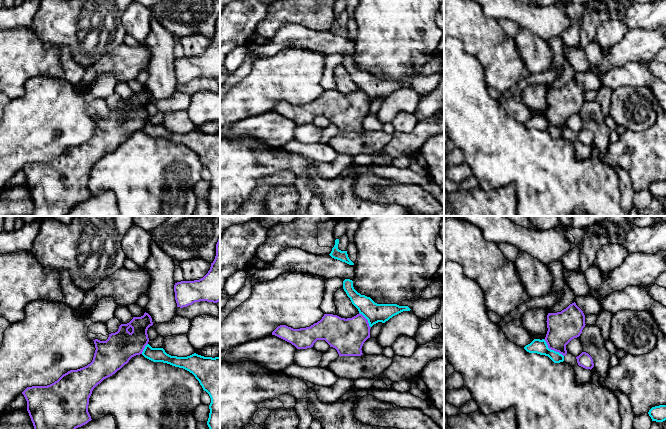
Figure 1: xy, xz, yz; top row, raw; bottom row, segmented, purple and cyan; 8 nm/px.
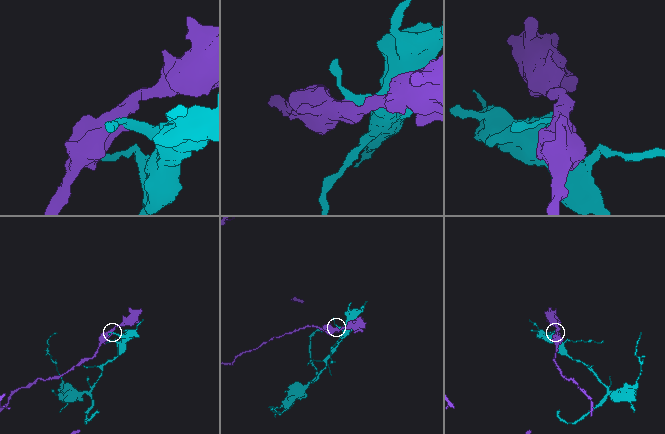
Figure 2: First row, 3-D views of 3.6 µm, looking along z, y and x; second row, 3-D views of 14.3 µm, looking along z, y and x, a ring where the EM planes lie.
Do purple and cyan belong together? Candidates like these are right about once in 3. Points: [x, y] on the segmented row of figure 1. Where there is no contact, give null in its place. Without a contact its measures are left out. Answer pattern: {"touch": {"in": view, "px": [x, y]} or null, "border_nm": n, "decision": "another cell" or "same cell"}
{"touch": {"in": "yz", "px": [552, 349]}, "border_nm": 220, "decision": "another cell"}

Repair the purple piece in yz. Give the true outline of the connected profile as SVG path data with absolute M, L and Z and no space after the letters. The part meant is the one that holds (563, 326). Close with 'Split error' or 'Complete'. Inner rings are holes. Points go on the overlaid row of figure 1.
M575 302L561 312L548 313L546 322L548 331L544 340L548 348L563 356L567 354L566 345L579 337L586 325L585 315Z. Complete

